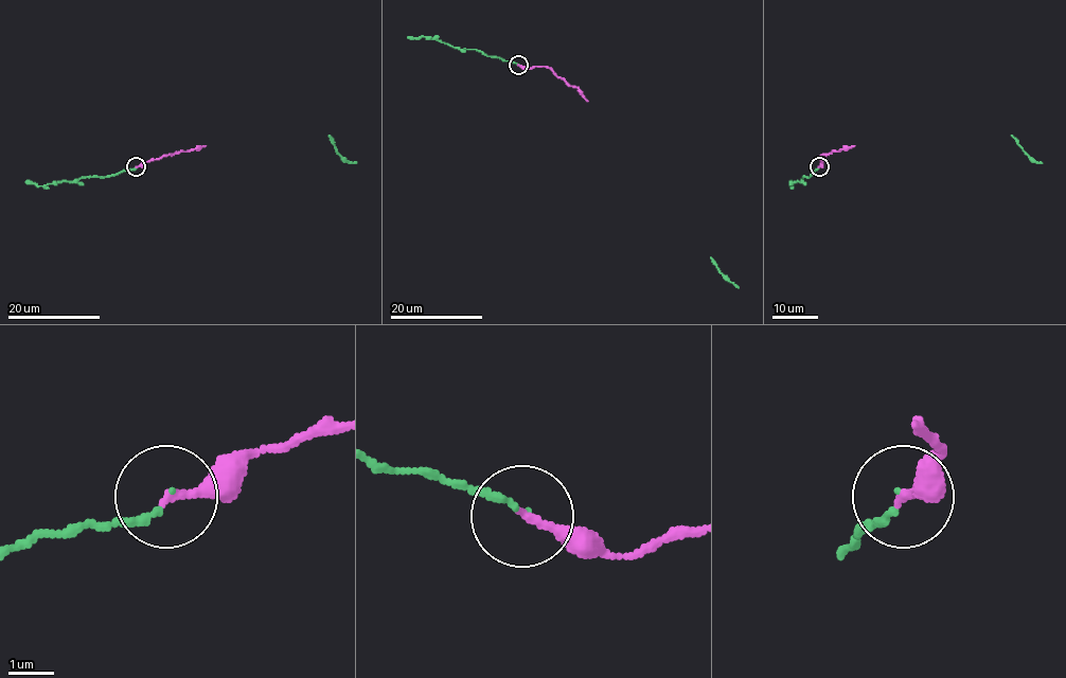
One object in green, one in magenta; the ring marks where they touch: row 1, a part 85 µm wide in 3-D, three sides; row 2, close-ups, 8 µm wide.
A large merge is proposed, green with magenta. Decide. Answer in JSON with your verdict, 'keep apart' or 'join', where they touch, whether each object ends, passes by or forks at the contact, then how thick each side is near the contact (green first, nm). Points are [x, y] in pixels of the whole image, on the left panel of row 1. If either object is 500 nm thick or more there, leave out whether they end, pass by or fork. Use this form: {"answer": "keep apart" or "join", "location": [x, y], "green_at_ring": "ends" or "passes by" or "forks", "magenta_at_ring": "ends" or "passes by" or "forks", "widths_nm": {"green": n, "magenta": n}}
{"answer": "join", "location": [136, 166], "green_at_ring": "ends", "magenta_at_ring": "ends", "widths_nm": {"green": 80, "magenta": 200}}

